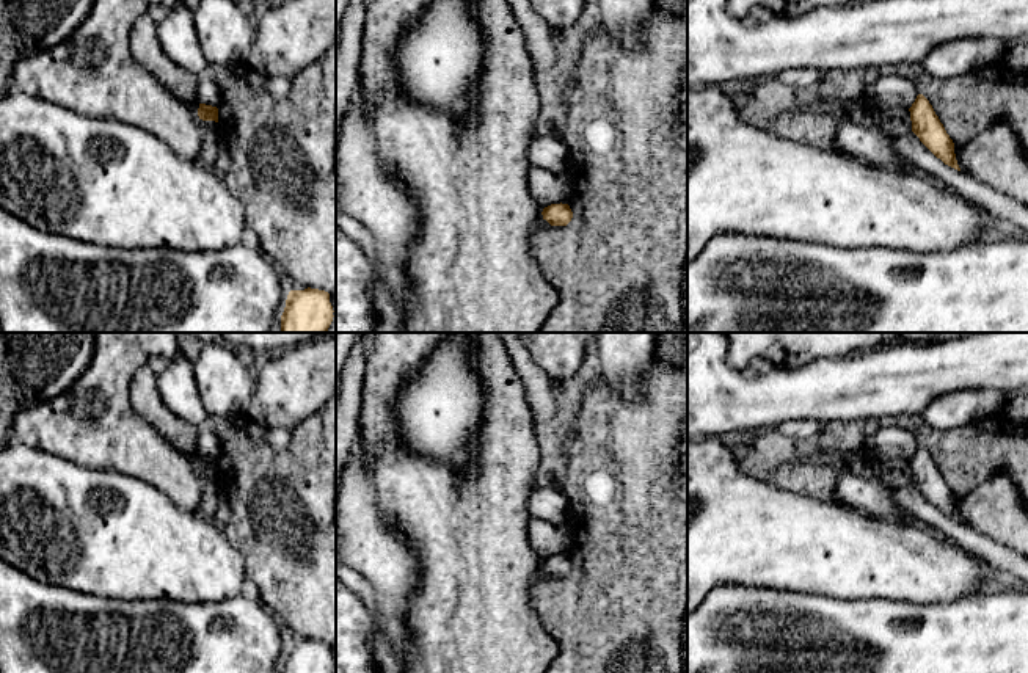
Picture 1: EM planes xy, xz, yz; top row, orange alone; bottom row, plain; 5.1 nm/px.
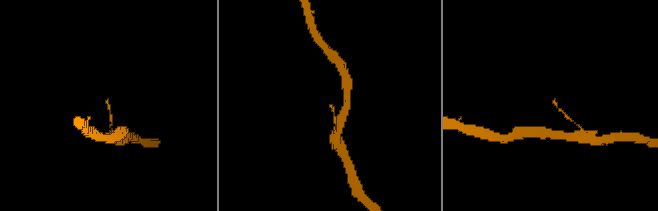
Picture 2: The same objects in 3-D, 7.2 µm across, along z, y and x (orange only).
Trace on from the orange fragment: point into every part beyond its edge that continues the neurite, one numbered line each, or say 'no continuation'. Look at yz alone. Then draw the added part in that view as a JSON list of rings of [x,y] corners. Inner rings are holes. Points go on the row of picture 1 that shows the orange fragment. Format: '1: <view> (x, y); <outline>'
no continuation

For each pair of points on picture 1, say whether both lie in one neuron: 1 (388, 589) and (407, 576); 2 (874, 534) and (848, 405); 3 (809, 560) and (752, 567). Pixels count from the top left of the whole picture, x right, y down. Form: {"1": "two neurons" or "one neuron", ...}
{"1": "one neuron", "2": "two neurons", "3": "one neuron"}

